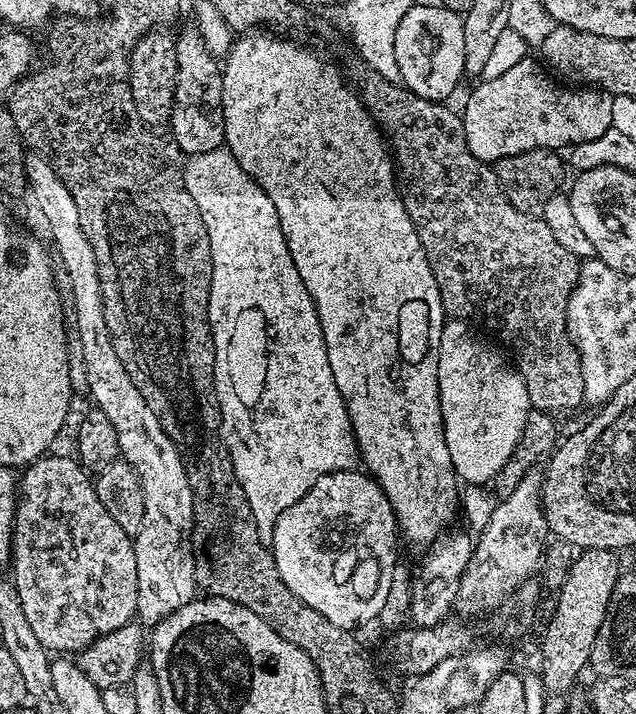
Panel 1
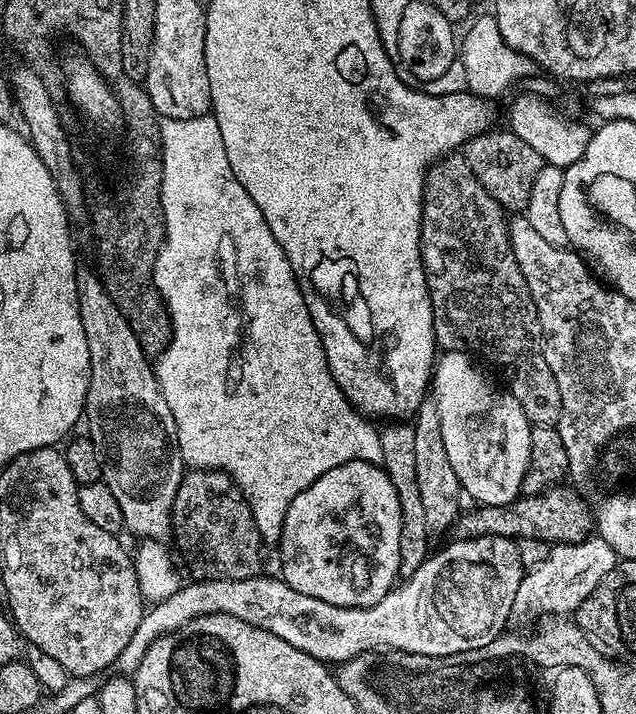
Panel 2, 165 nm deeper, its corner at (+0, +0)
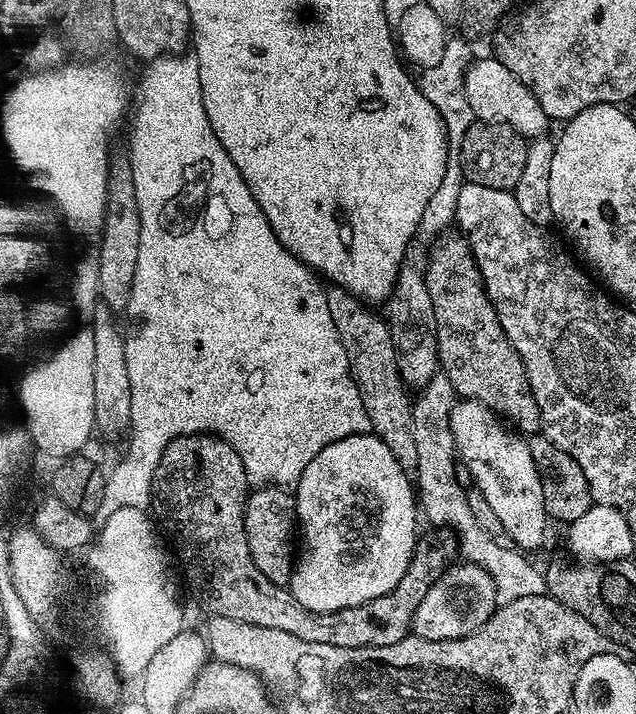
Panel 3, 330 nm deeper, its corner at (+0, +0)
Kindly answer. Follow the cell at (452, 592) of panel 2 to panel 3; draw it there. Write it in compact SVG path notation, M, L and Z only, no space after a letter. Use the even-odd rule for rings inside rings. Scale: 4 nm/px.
M464 562L461 565L461 568L449 567L448 571L442 574L442 578L438 578L438 582L434 582L434 586L430 586L429 593L418 606L412 619L412 632L415 635L427 640L461 640L467 636L473 636L496 611L498 607L496 587L490 574L477 564Z

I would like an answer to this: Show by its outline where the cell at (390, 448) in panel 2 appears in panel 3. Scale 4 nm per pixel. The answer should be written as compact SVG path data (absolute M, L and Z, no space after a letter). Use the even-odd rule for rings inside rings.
M339 286L329 287L327 293L330 318L334 318L338 338L342 338L342 346L346 349L352 377L355 378L358 390L362 394L362 406L366 406L372 432L379 440L386 442L386 446L390 446L390 454L398 458L405 472L415 473L418 449L414 442L414 400L400 376L396 347L388 329L387 319L381 313L379 316L376 313L379 311L373 310L365 301L345 292Z

